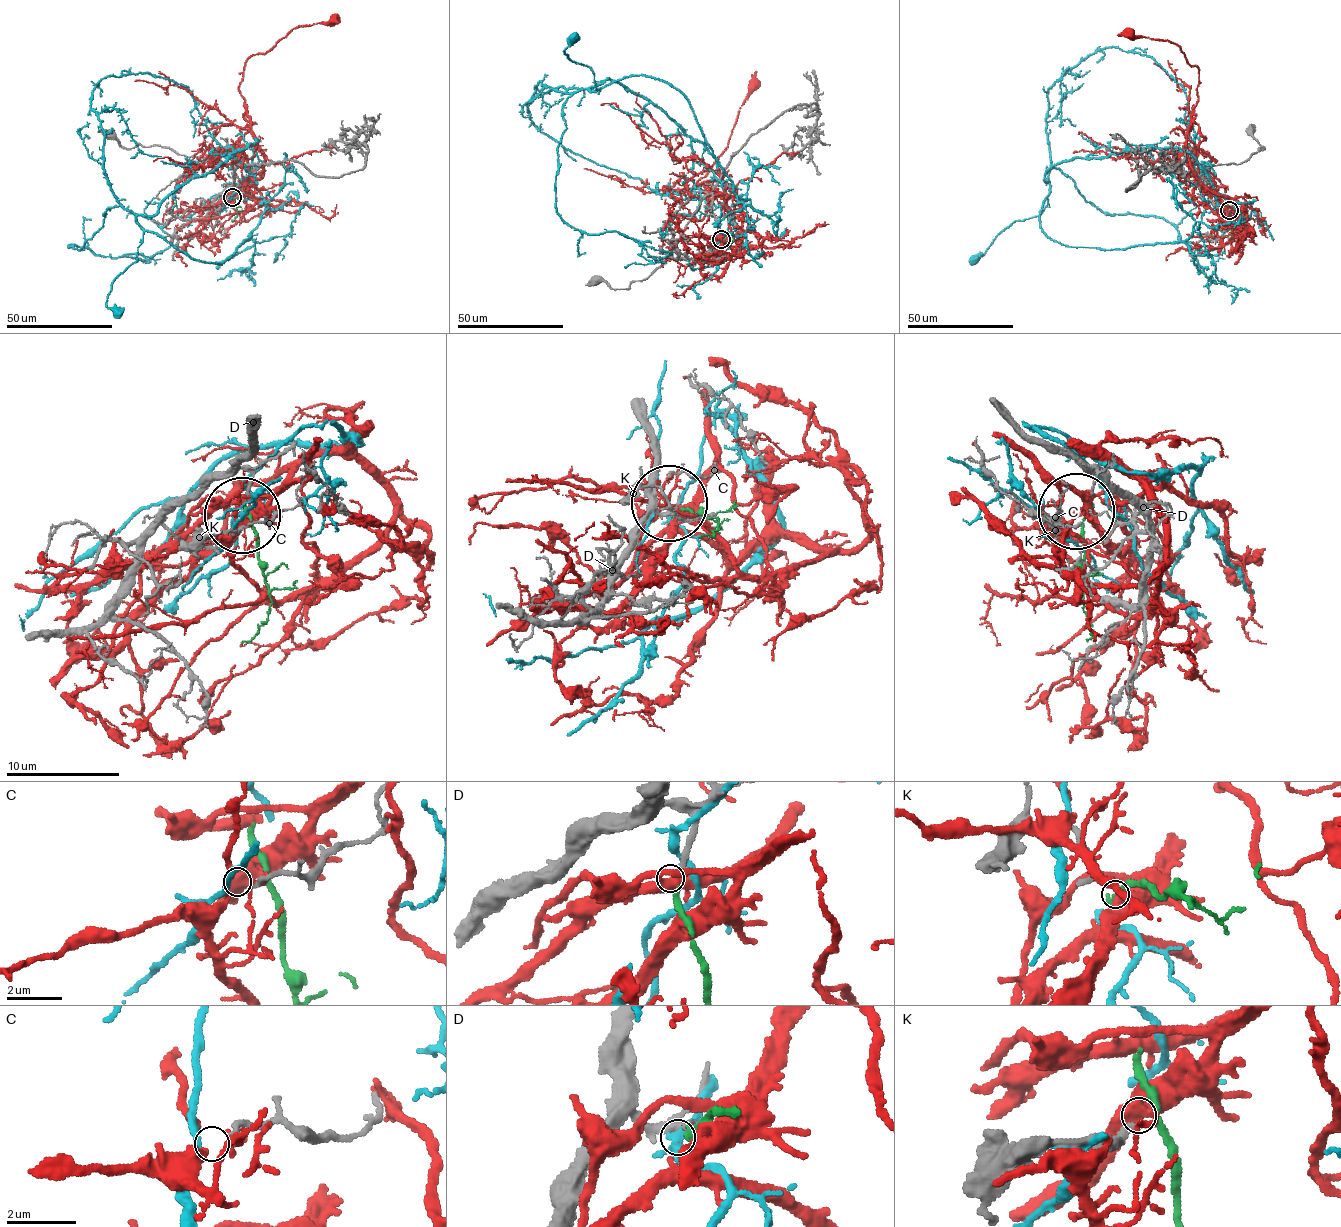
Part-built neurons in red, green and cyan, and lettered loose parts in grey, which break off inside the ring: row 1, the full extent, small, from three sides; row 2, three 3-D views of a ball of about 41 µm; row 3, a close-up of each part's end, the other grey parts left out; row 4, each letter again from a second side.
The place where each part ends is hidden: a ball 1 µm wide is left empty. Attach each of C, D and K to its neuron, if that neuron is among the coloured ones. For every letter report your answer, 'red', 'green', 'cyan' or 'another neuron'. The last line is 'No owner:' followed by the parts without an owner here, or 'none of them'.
C: another neuron
D: green
K: red
No owner: C

